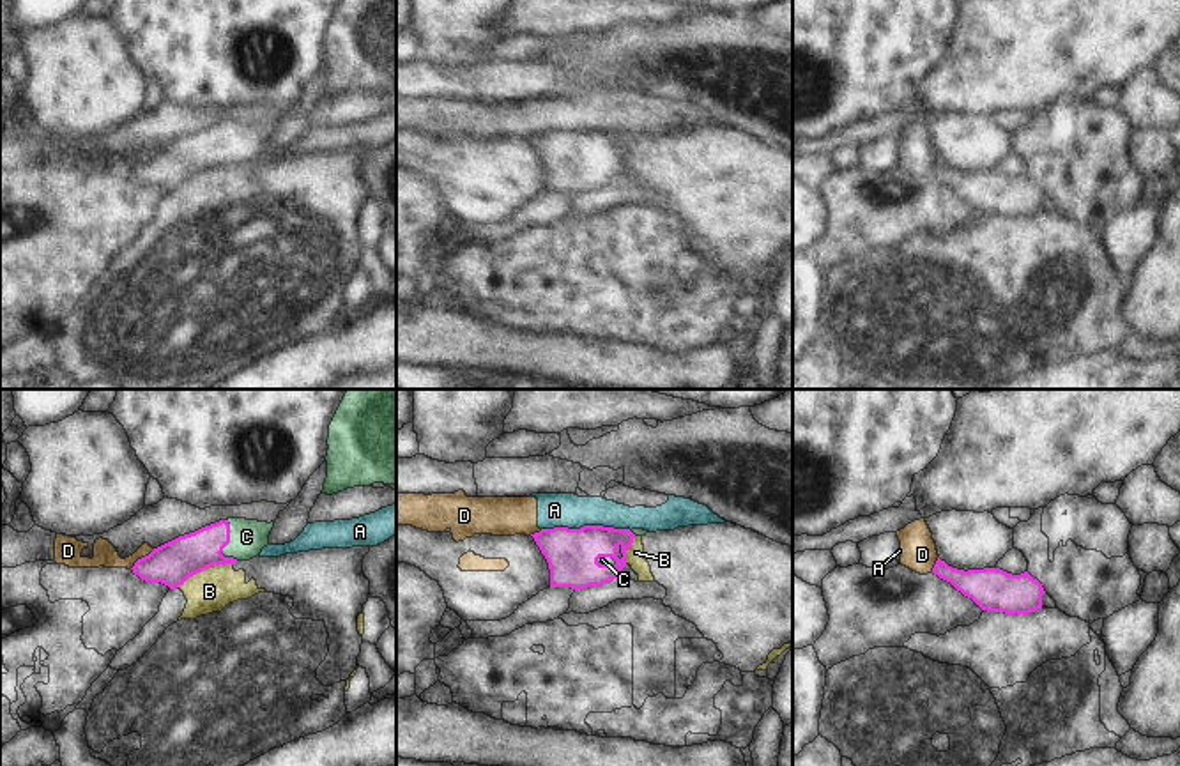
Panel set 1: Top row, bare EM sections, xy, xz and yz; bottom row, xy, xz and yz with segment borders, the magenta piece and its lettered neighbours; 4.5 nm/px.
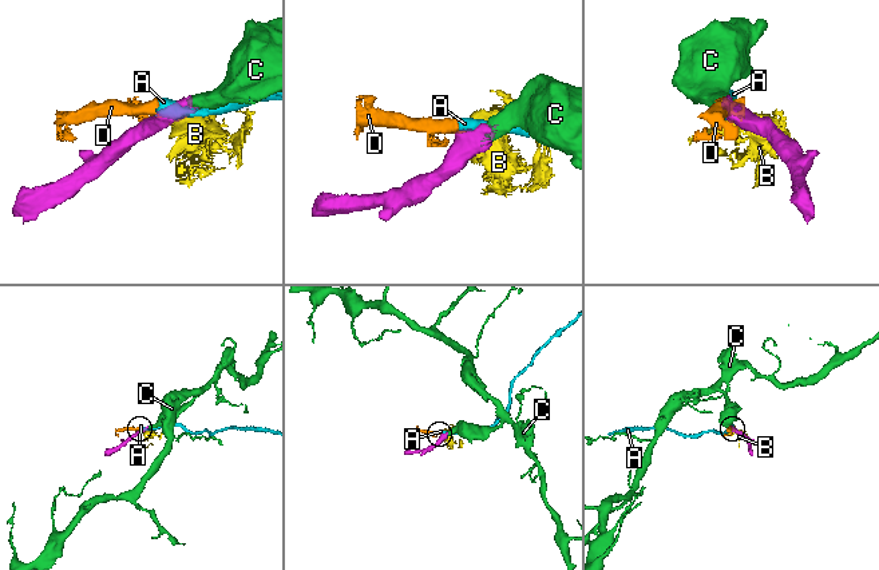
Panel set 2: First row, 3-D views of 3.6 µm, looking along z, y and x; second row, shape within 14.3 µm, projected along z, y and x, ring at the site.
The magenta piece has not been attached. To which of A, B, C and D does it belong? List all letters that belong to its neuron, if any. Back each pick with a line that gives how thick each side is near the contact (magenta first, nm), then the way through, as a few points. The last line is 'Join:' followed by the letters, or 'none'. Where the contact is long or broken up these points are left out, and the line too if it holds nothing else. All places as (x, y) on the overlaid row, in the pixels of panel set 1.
C: calibres 190 and 160 nm; way xy (190, 554), (213, 543), (229, 542), (246, 536)
Join: C

